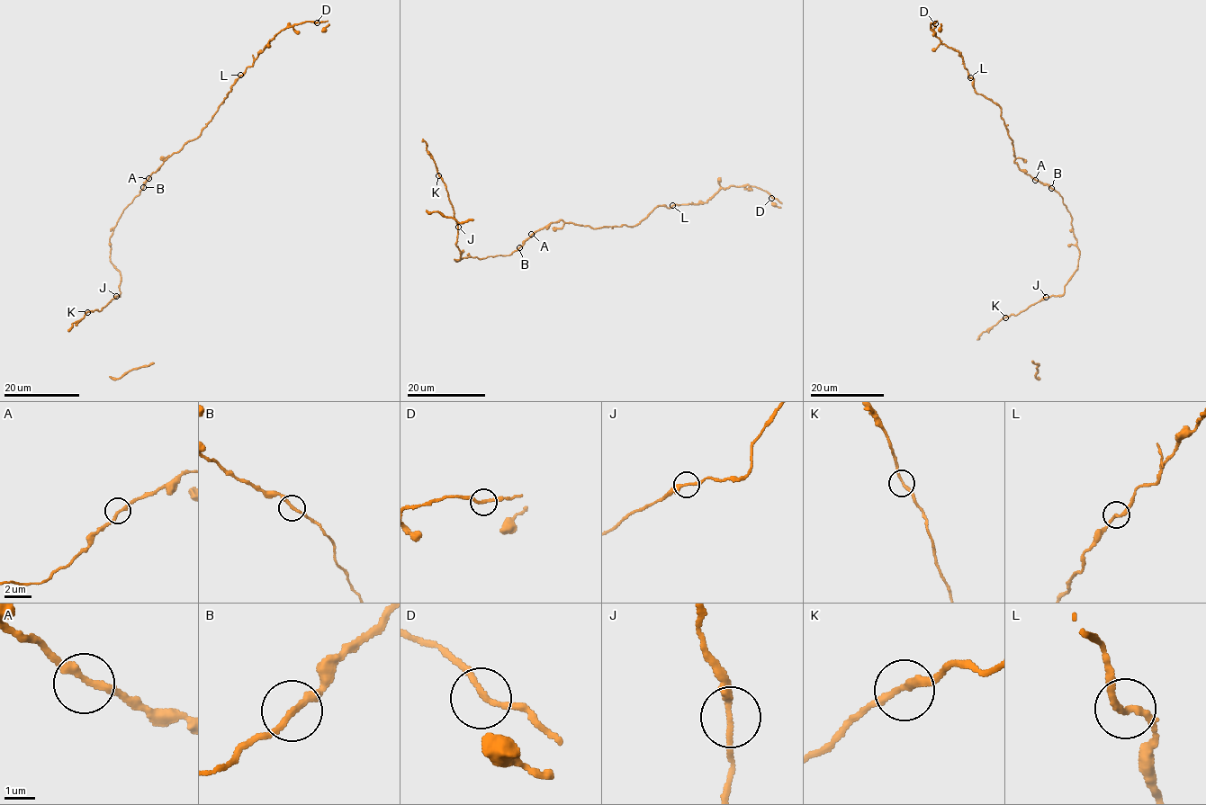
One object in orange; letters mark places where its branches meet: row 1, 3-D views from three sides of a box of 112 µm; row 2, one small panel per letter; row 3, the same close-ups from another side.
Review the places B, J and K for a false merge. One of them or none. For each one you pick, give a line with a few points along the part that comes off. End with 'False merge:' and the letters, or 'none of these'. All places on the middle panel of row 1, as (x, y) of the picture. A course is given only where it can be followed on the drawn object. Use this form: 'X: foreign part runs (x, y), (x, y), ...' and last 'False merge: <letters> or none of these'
B: foreign part runs (518, 247), (561, 219), (634, 226), (658, 205), (703, 204), (730, 186), (765, 190), (781, 203), (771, 202)
False merge: B

